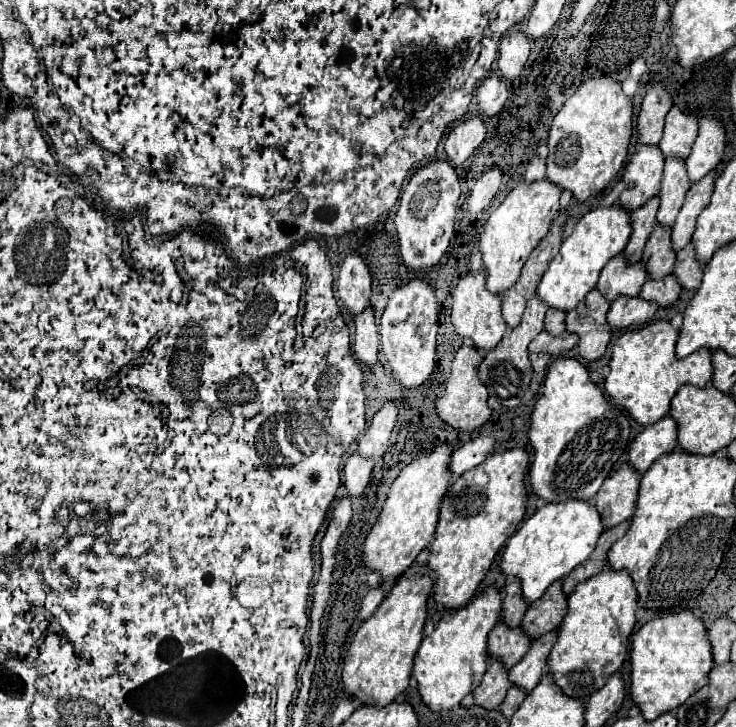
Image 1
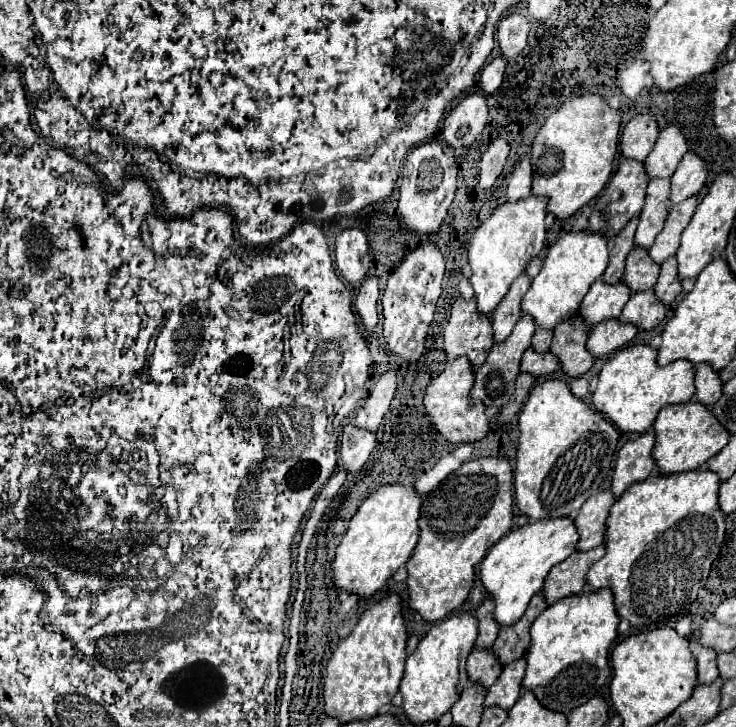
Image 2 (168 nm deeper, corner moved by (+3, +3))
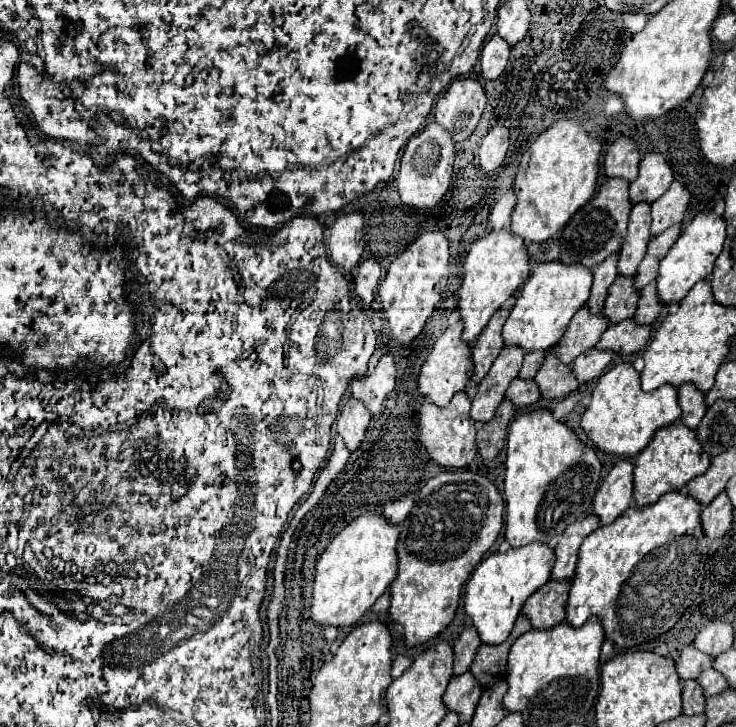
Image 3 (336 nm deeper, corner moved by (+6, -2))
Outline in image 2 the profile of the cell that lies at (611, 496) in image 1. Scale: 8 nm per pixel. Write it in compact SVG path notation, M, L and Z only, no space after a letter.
M605 490L591 496L583 504L579 514L575 516L575 526L579 528L579 544L575 546L577 552L593 550L603 542L605 520L609 516L609 508L613 506L613 502L615 500L611 496L611 490Z

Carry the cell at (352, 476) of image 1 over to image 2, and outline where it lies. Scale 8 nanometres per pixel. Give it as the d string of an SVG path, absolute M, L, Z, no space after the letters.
M347 422L343 426L341 458L349 470L359 470L367 462L373 448L375 448L375 434L373 432L367 432L365 428L355 426L353 422Z

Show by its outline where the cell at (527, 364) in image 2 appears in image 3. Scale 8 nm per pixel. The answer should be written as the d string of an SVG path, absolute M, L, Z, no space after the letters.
M516 377L510 383L510 387L506 391L506 397L512 399L512 403L516 405L516 409L524 409L524 407L534 405L540 399L540 389L538 389L538 383L534 379Z

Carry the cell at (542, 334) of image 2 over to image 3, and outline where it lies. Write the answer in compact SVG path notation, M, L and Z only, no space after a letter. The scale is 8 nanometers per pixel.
M528 351L526 357L524 357L524 365L522 365L520 377L532 379L532 377L536 375L538 367L540 367L542 361L544 361L544 355L546 355L546 351Z

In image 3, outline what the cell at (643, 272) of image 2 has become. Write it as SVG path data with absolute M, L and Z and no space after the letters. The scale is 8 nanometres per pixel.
M618 275L608 289L608 299L604 305L604 313L610 323L624 321L636 313L636 305L640 299L640 291L634 285L634 277Z

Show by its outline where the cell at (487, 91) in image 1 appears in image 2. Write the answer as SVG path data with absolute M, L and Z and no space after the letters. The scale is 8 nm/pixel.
M501 56L493 58L481 72L481 88L485 94L493 94L501 82L503 82L503 74L505 74L505 60Z

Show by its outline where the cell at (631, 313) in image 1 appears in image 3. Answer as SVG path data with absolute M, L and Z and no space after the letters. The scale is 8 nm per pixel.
M592 347L584 355L576 357L576 361L572 363L576 379L580 383L588 383L594 377L600 377L604 373L604 369L608 367L608 363L612 361L612 357L614 357L614 351L604 351L604 349Z

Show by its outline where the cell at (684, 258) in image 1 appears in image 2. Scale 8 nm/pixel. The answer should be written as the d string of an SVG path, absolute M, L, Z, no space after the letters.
M673 256L661 264L661 272L653 290L659 302L663 302L665 306L673 304L675 298L681 294L681 282L677 278L677 260Z

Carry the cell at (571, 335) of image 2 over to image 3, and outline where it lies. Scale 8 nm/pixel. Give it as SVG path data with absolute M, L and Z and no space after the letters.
M554 353L546 355L546 359L534 379L538 381L540 393L546 399L562 399L568 393L576 391L580 385L572 367L560 363L560 359Z

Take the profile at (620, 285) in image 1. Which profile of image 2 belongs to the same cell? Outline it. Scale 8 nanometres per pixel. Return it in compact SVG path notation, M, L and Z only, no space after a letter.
M597 280L583 298L579 306L579 316L583 318L587 328L593 328L595 324L609 318L619 318L619 312L627 304L629 296L631 292L625 284L617 282L613 286L607 286L603 280Z

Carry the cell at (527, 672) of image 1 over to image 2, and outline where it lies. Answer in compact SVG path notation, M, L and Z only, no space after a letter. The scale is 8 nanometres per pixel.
M525 658L515 660L515 664L509 664L503 668L497 682L487 690L485 696L485 708L497 706L503 710L509 710L521 696L521 680L525 676Z

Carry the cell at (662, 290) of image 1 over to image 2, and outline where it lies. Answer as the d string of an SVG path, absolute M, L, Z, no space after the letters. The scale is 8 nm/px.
M653 290L647 292L635 292L629 302L625 304L619 322L623 324L635 324L641 330L653 330L663 322L667 314L667 308L655 298Z

